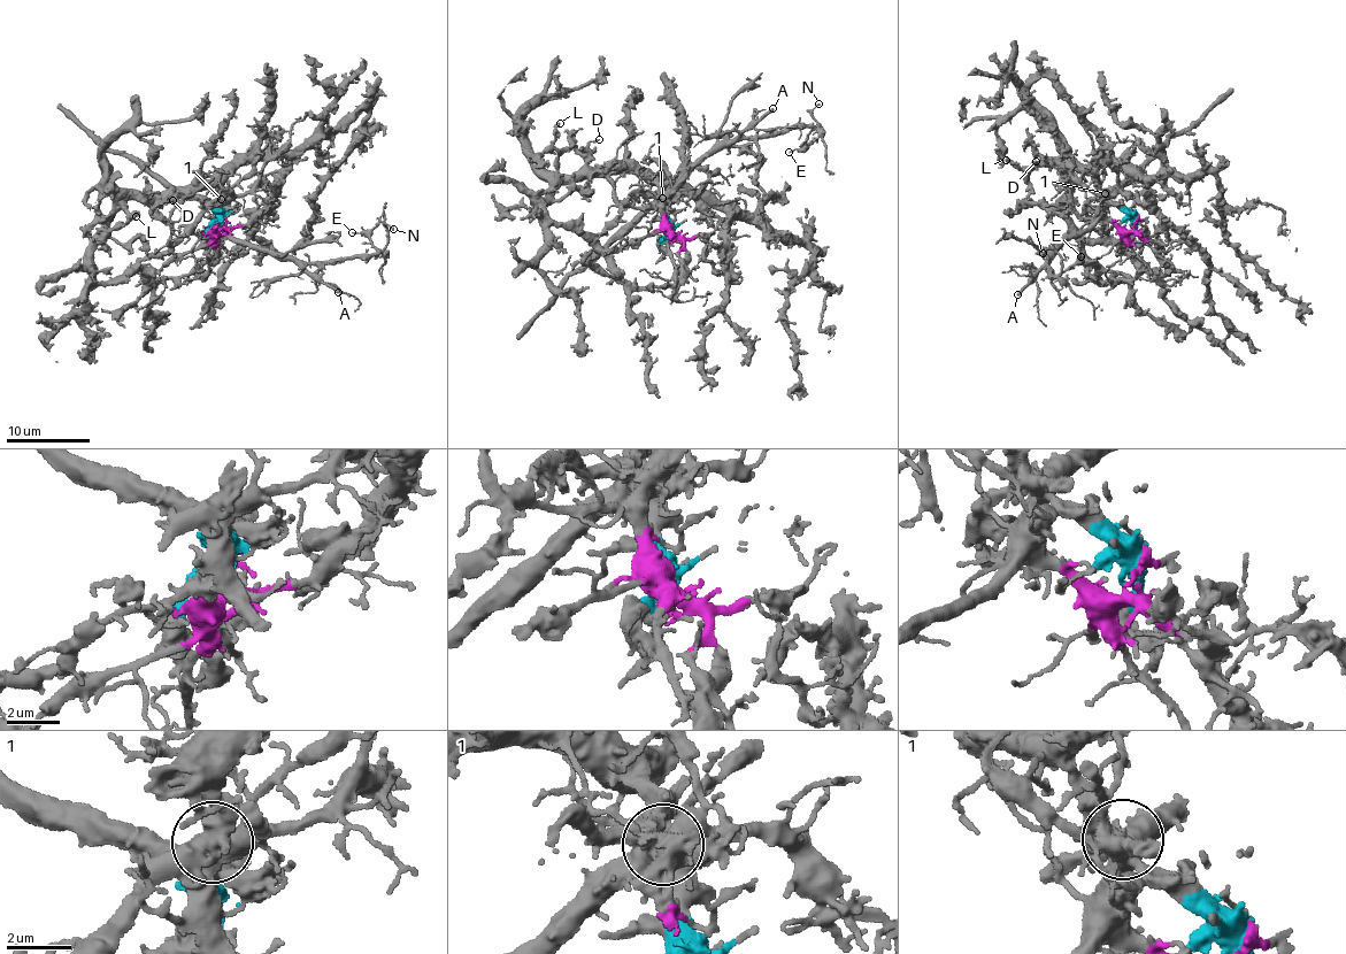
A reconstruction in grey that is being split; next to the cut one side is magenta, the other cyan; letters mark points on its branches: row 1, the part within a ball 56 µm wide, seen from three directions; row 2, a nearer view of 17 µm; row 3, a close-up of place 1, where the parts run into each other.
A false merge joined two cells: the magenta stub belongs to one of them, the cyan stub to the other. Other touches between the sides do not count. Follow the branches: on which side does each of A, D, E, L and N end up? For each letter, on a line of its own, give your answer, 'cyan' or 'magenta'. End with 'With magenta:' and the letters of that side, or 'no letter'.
A: magenta
D: cyan
E: magenta
L: cyan
N: magenta
With magenta: A, E, N

